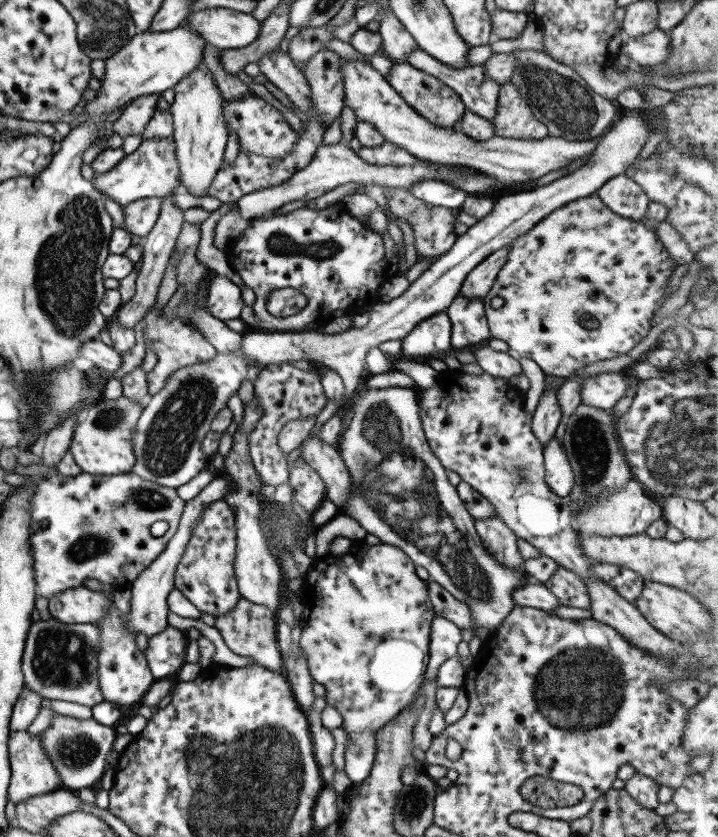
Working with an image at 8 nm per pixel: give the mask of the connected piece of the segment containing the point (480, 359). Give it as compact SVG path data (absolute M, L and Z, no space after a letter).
M487 343L477 346L473 354L482 370L492 376L509 379L523 374L521 364L516 358L504 352L494 352Z

